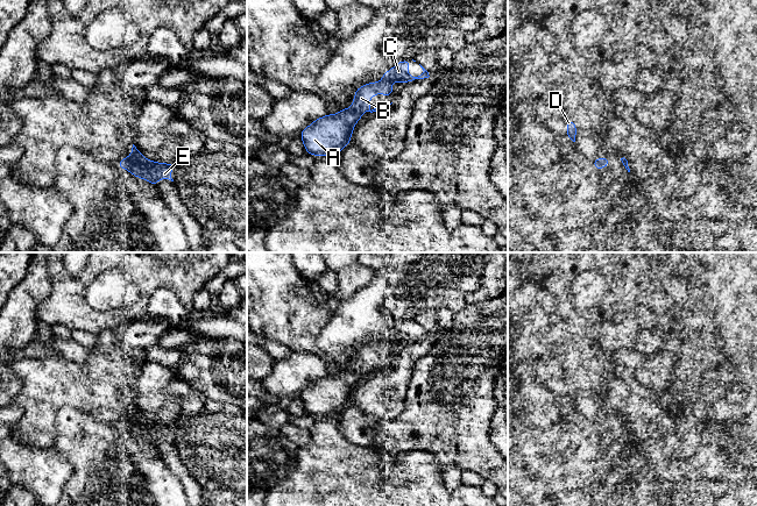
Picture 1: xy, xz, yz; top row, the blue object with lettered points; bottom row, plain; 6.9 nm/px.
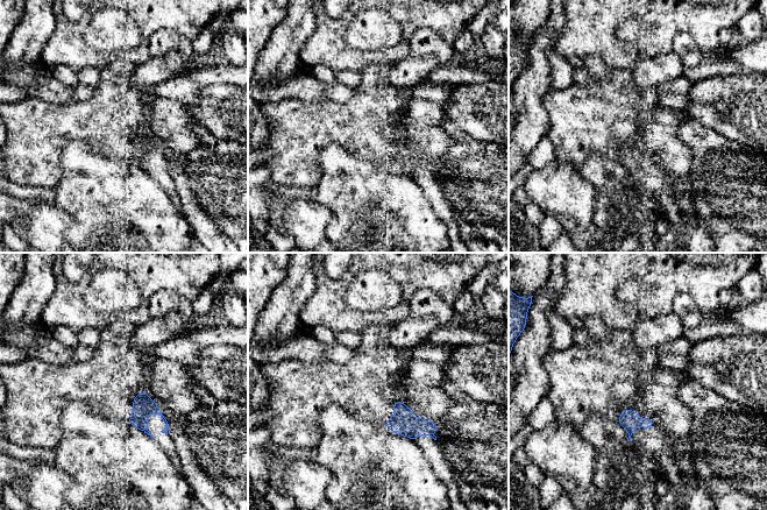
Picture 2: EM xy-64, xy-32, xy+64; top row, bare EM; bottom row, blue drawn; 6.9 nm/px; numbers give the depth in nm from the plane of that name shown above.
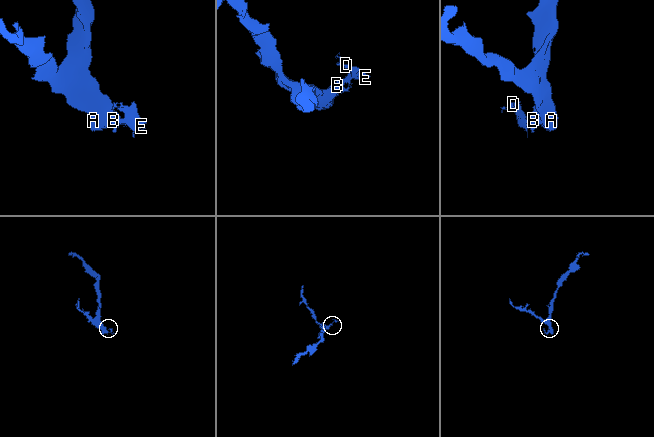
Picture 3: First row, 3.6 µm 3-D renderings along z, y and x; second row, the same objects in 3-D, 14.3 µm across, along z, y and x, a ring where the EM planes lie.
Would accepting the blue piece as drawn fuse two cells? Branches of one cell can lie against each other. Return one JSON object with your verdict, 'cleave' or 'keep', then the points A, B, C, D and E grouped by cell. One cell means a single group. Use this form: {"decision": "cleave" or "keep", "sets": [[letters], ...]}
{"decision": "cleave", "sets": [["A", "B"], ["C", "D", "E"]]}

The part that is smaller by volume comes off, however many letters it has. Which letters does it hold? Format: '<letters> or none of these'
C, D, E

